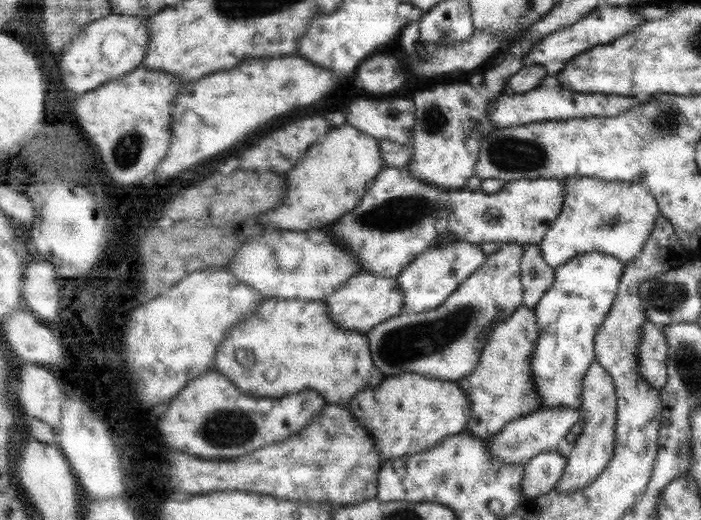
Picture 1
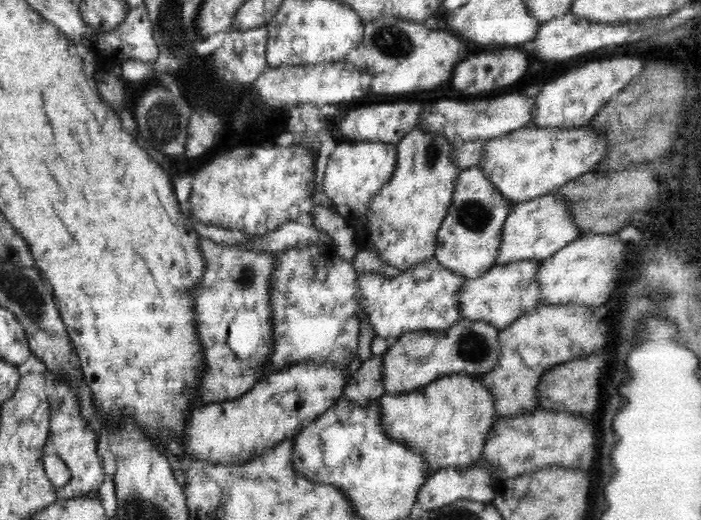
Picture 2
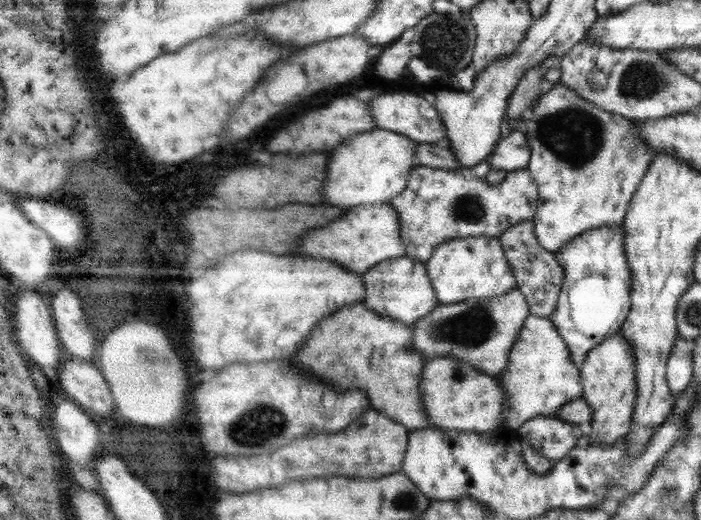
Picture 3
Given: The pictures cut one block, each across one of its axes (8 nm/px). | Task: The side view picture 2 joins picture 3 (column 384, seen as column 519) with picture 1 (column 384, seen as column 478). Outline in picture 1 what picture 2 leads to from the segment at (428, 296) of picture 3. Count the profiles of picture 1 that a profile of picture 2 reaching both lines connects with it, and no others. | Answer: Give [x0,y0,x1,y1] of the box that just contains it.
[321,274,402,334]

